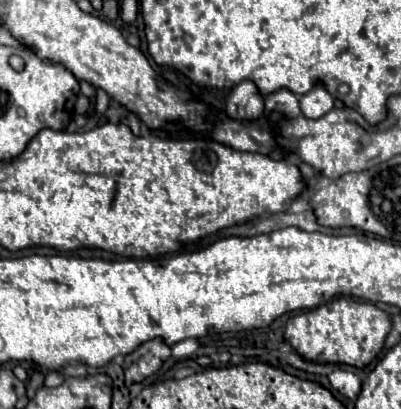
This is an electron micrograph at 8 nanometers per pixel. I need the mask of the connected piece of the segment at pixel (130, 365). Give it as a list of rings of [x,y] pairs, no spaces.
[[[148,340],[140,344],[122,362],[126,386],[142,382],[150,374],[154,374],[168,356],[170,356],[170,348],[162,340]]]

